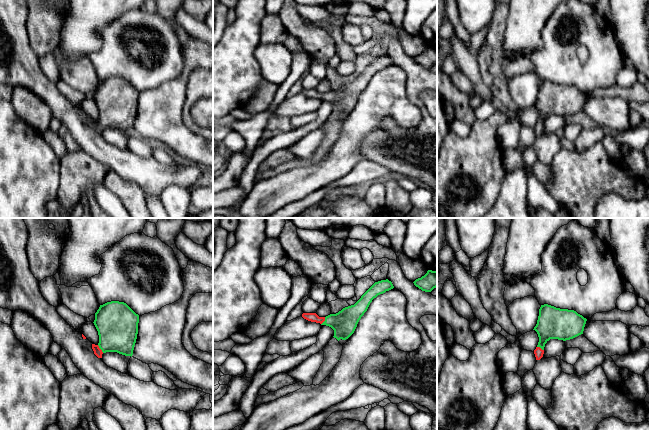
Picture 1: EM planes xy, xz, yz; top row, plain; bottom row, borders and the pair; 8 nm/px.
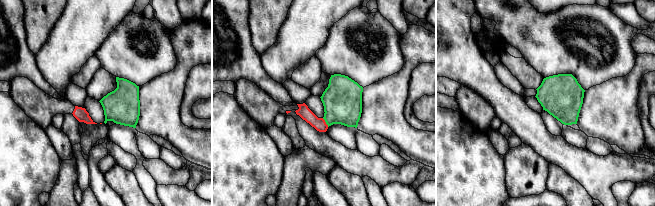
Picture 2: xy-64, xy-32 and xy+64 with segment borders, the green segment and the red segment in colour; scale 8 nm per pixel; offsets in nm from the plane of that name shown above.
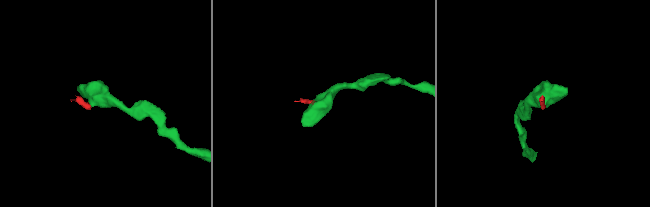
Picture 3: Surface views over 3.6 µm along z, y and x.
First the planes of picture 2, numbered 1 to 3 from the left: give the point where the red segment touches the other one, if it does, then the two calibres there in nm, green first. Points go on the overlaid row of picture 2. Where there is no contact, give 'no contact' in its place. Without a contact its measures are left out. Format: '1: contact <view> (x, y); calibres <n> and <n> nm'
1: no contact
2: contact xy-32 (325, 121); calibres 320 and 100 nm
3: no contact

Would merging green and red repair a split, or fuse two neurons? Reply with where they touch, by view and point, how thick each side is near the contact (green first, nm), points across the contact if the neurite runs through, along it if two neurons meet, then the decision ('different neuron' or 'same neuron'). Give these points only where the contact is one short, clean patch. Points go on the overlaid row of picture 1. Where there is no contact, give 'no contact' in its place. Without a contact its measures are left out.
meets green in xy at (100, 348); 340 nm thick on the green side, 70 nm on the other; runs through xy (117, 324), (115, 333), (100, 348), (98, 352); same neuron

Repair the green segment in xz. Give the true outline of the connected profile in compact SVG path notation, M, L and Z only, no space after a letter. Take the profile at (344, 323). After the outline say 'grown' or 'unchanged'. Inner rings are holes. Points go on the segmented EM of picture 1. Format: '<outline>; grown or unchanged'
M381 280L375 282L354 305L345 307L336 314L319 317L316 313L303 313L302 317L308 321L331 327L334 330L333 337L338 341L346 340L354 333L359 320L367 311L372 300L393 288L391 281Z; grown

